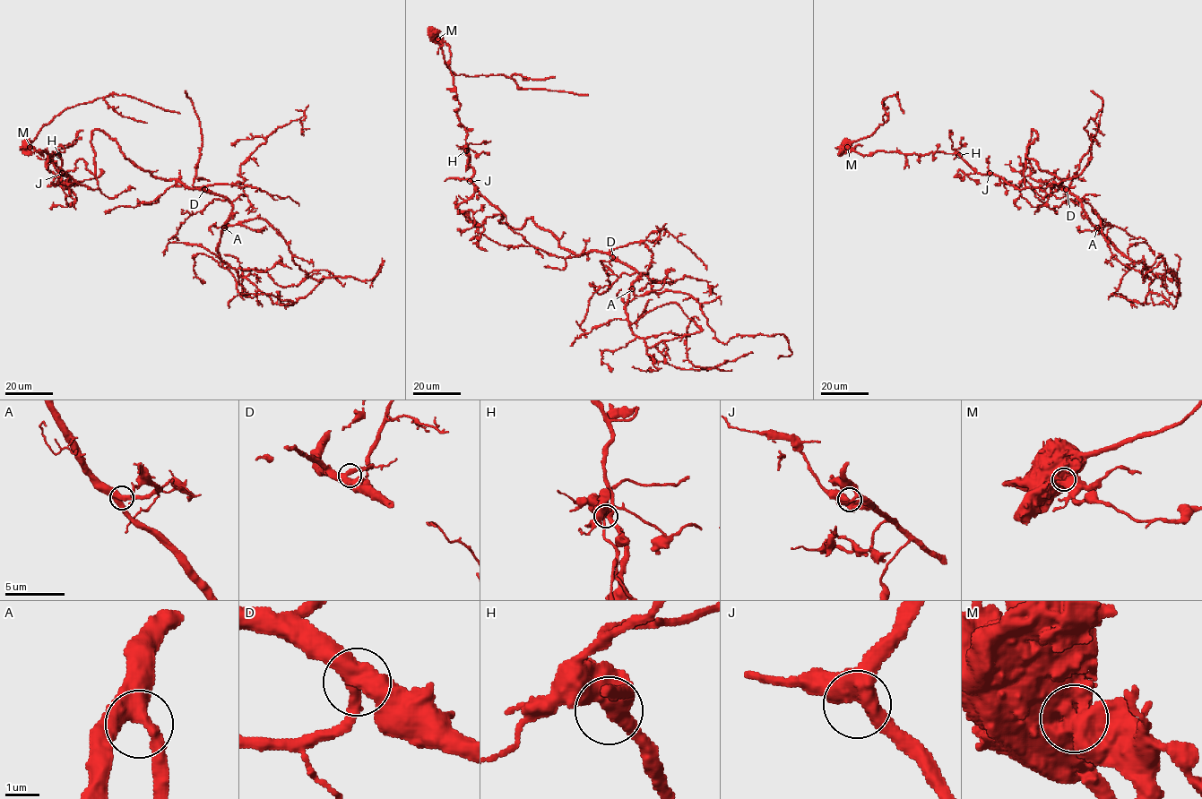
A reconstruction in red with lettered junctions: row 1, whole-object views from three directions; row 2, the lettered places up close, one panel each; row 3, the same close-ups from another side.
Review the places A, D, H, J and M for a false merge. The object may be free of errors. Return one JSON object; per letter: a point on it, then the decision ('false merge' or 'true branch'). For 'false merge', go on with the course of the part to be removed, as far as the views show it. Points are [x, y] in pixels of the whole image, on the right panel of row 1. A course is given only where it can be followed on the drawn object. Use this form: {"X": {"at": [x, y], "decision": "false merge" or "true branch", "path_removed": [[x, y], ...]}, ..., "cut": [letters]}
{"A": {"at": [1097, 227], "decision": "true branch"}, "D": {"at": [1066, 189], "decision": "true branch"}, "H": {"at": [959, 155], "decision": "true branch"}, "J": {"at": [990, 173], "decision": "true branch"}, "M": {"at": [847, 147], "decision": "false merge", "path_removed": [[847, 147], [870, 135], [884, 123], [885, 98], [897, 93], [903, 114]]}, "cut": ["M"]}

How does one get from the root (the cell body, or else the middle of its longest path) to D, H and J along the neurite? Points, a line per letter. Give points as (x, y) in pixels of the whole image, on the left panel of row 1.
D: (26, 144), (42, 155), (58, 152), (64, 174), (96, 189), (91, 139), (100, 130), (153, 176), (204, 189)
H: (26, 144), (41, 150), (42, 155), (43, 150), (51, 154), (49, 156), (53, 152), (58, 152), (58, 155)
J: (26, 144), (42, 155), (43, 150), (49, 156), (58, 152), (65, 174), (62, 173)

